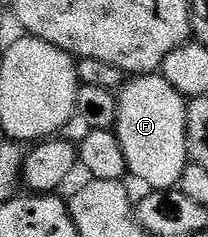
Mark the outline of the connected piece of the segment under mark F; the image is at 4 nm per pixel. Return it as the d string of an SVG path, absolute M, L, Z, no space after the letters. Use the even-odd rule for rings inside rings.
M160 73L131 78L117 92L118 126L116 134L124 149L126 170L135 175L150 191L177 188L184 169L191 162L186 128L188 100ZM130 83L130 84L129 84Z

